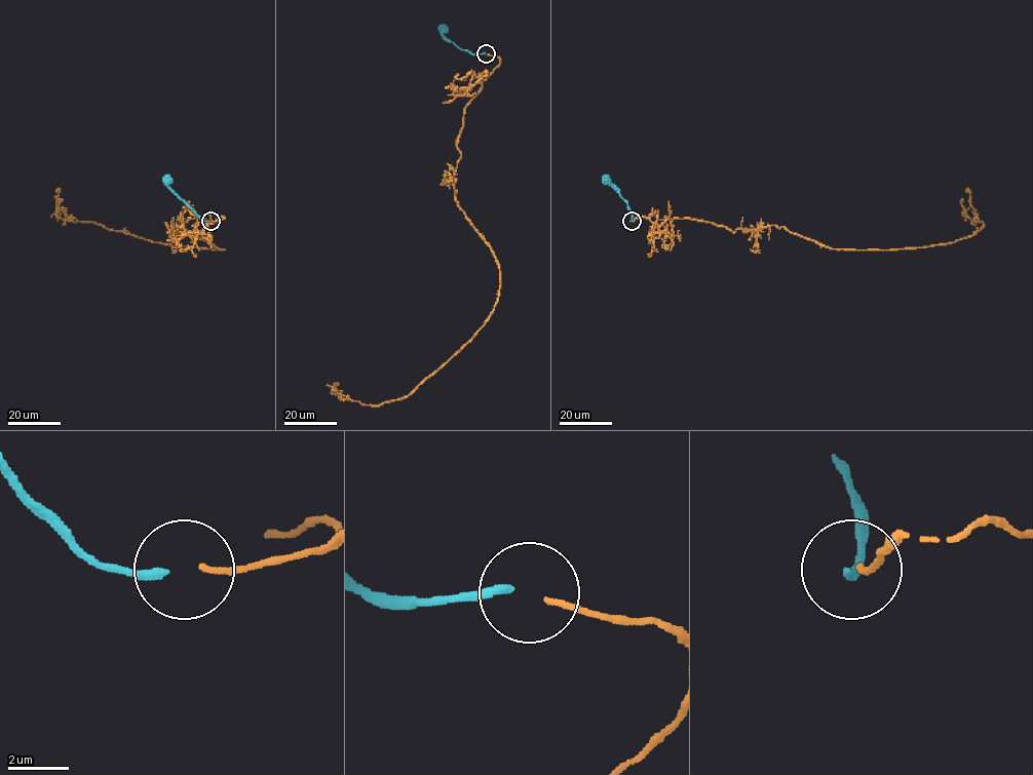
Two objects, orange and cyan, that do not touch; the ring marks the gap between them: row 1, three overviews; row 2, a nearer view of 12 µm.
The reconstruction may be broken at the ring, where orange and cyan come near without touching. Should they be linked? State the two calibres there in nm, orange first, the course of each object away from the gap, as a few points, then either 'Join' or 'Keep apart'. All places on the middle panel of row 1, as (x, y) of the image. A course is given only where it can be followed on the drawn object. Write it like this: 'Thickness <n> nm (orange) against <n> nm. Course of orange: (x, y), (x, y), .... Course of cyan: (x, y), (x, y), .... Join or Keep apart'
Thickness 180 nm (orange) against 280 nm. Course of orange: (487, 54), (499, 64), (464, 109), (453, 180), (498, 265), (494, 309), (405, 396), (361, 404), (338, 385). Course of cyan: (485, 53), (460, 49), (444, 36), (442, 29). Keep apart

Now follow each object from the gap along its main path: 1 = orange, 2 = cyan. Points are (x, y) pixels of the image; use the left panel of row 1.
1: (212, 221), (224, 218), (189, 218), (185, 232), (177, 229), (225, 249), (64, 220), (62, 198)
2: (208, 221), (202, 220), (167, 187), (166, 180)

